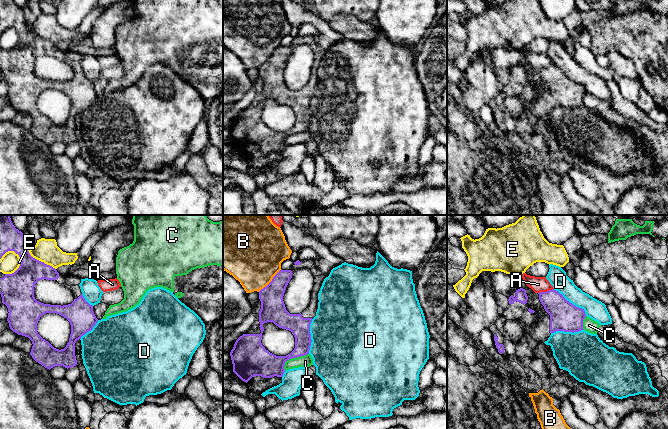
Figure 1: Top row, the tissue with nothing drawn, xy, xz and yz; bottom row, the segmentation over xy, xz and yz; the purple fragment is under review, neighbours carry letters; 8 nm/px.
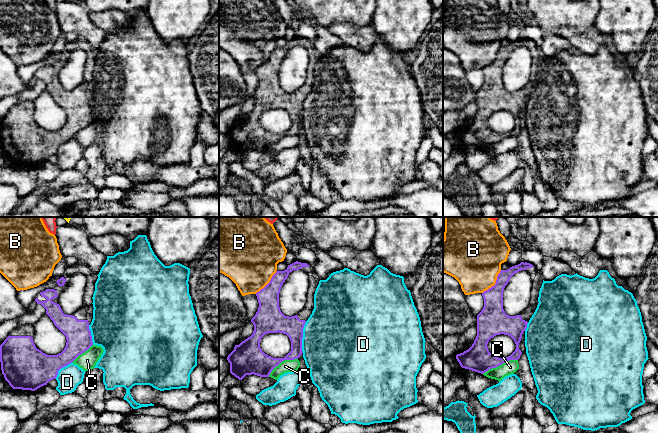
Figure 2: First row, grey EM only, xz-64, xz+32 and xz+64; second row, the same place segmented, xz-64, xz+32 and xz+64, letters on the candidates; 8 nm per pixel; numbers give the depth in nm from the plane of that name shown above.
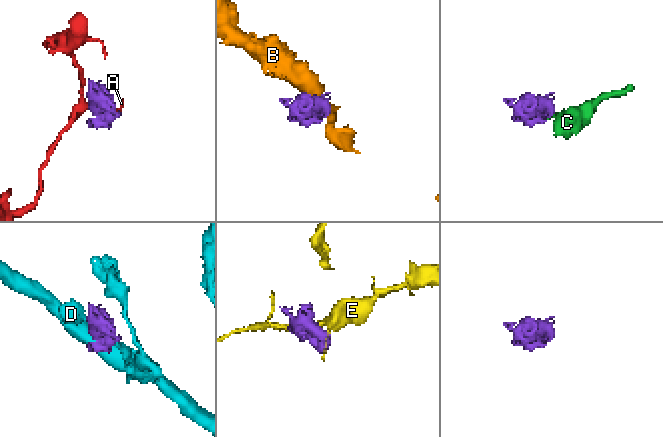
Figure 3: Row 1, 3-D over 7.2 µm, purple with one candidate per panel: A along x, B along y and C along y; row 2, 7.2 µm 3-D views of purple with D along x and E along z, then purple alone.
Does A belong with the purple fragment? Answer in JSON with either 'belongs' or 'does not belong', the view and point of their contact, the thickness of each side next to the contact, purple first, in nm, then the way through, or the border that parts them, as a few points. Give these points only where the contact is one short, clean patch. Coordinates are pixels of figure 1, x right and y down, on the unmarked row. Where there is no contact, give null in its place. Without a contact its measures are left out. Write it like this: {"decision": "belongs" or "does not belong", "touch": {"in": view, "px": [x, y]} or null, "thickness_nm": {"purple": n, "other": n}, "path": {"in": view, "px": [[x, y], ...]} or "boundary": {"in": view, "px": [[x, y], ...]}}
{"decision": "does not belong", "touch": {"in": "yz", "px": [545, 68]}, "thickness_nm": {"purple": 240, "other": 130}, "boundary": {"in": "yz", "px": [[553, 64], [538, 69]]}}

